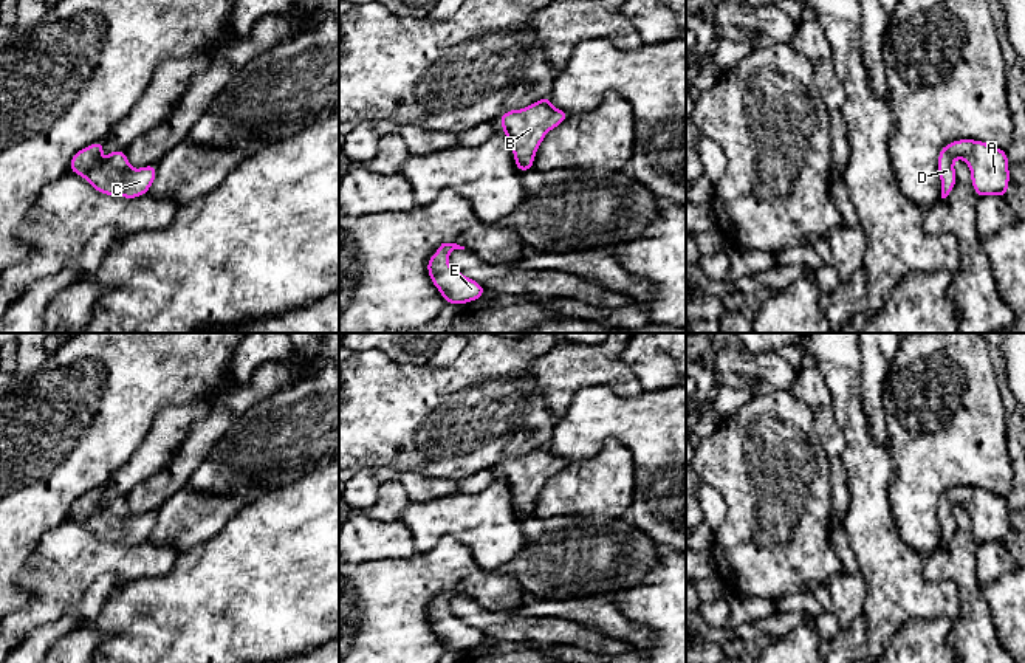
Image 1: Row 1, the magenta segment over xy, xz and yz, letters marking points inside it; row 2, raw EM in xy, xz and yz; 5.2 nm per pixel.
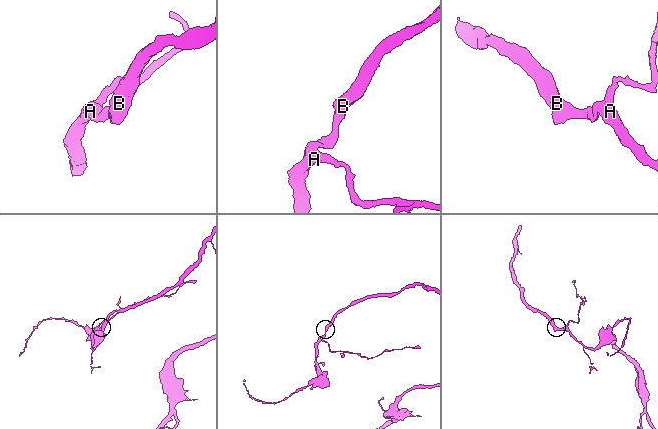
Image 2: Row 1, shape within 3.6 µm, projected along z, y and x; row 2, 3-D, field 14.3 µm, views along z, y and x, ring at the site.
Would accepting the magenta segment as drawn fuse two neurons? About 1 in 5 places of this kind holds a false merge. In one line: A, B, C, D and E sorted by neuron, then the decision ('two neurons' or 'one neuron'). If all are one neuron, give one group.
A B C D E | one neuron

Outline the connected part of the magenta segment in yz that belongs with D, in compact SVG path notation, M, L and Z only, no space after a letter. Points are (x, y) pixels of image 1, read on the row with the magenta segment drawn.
M957 139L943 146L938 153L941 198L946 198L955 183L955 158L960 156L971 170L971 183L977 197L997 195L1005 198L1010 184L1010 161L1005 150L977 139Z

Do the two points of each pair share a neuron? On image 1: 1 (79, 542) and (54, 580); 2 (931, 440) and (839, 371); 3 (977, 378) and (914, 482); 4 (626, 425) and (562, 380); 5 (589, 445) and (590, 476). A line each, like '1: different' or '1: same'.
1: same
2: different
3: same
4: different
5: different

